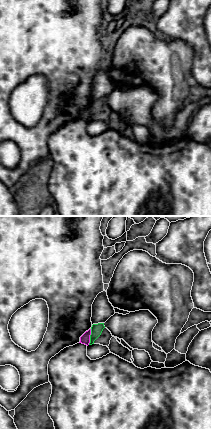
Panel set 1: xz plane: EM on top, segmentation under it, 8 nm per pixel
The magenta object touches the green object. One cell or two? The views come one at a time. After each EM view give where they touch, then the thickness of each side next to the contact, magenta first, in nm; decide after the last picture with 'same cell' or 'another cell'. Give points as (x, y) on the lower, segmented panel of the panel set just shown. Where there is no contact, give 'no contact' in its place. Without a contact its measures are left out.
contact (89, 337); calibres 80 and 90 nm

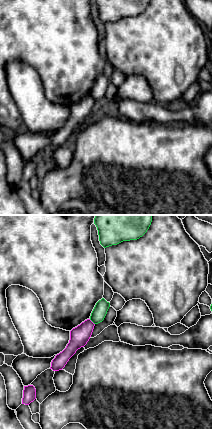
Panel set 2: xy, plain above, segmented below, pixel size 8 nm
contact (92, 322); calibres 160 and 120 nm

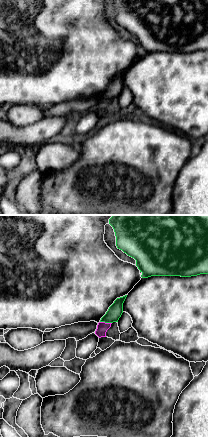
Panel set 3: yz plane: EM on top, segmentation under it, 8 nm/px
contact (106, 323); calibres 90 and 120 nm

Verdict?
another cell

